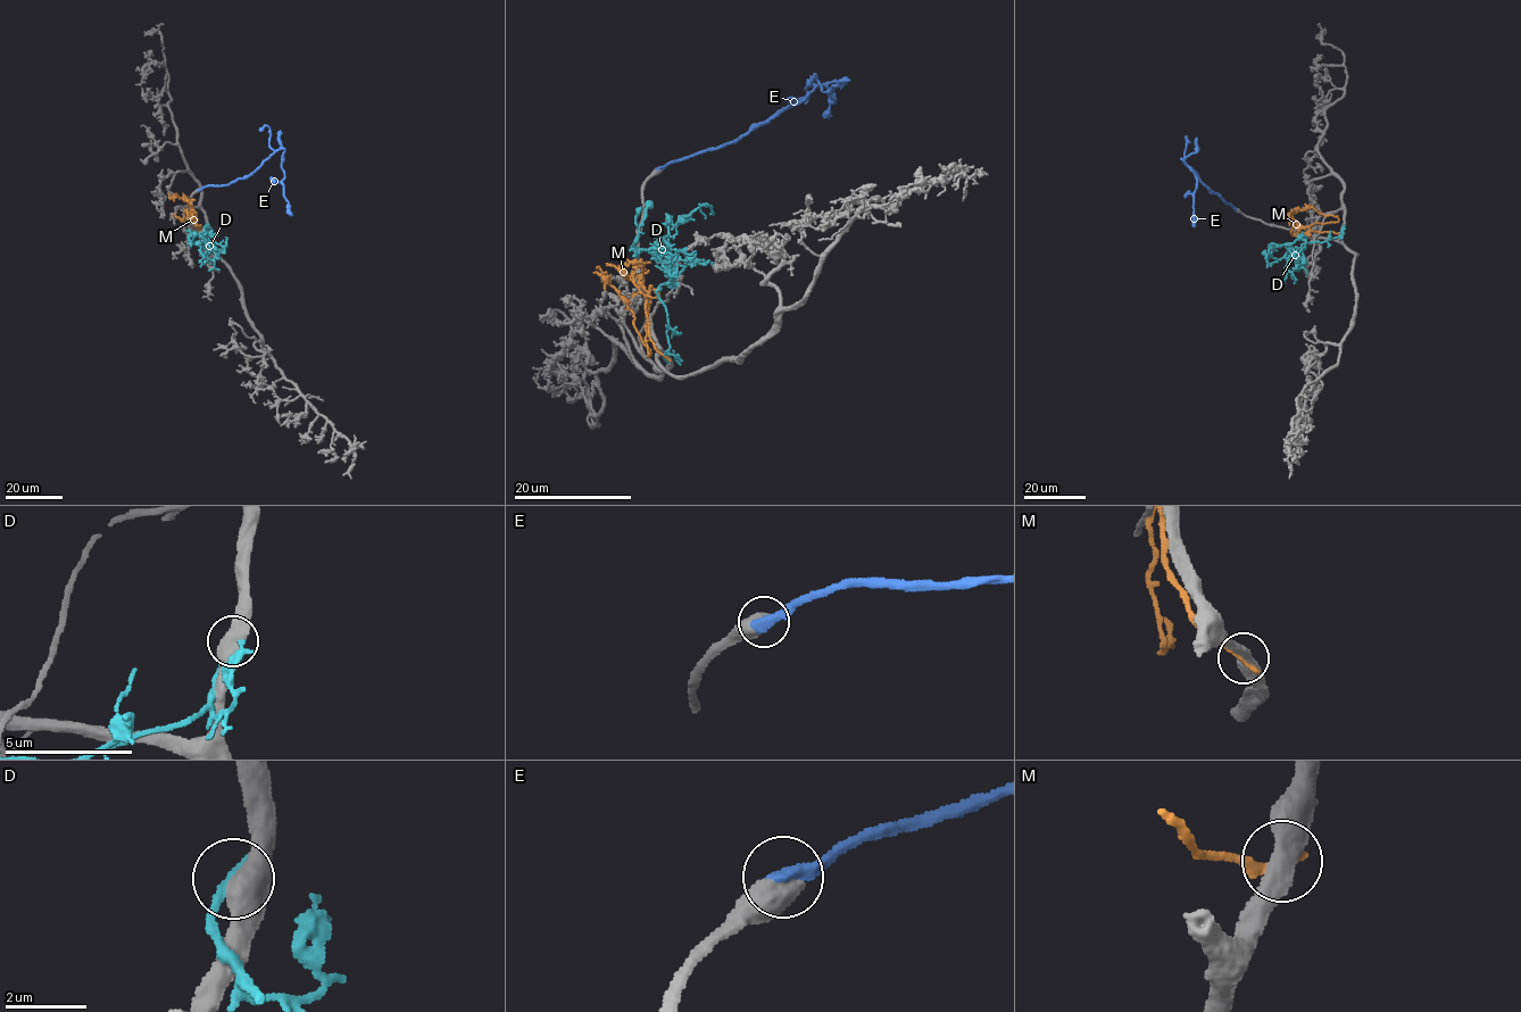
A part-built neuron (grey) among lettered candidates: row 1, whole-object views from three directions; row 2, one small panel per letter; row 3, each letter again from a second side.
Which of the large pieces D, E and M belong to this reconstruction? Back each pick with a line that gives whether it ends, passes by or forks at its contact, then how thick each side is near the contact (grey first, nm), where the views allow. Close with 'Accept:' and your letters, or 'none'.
E: it ends; calibres 750 and 400 nm
Accept: E

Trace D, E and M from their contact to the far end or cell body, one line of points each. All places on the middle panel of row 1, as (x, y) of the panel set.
D: (666, 361), (665, 305), (657, 290), (674, 285), (668, 237), (704, 206), (711, 214)
E: (659, 168), (721, 148), (816, 88), (834, 81), (831, 102), (836, 99), (829, 93), (832, 86), (850, 80)
M: (667, 357), (649, 337), (648, 298), (649, 357), (634, 314), (597, 267)

